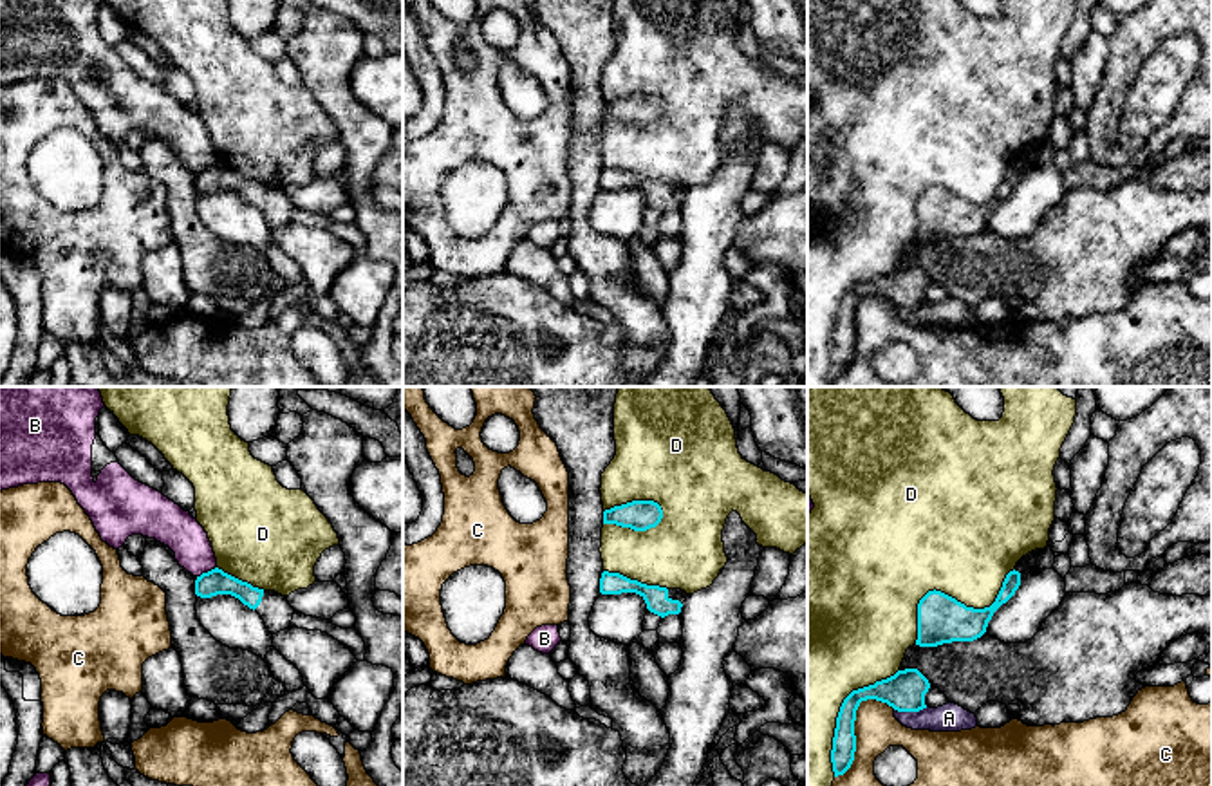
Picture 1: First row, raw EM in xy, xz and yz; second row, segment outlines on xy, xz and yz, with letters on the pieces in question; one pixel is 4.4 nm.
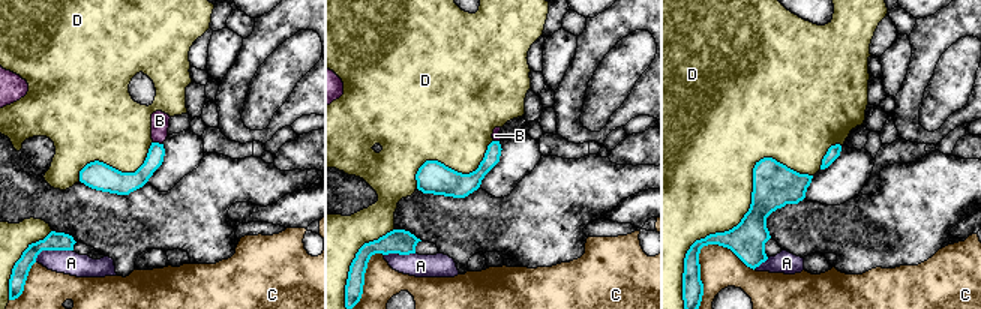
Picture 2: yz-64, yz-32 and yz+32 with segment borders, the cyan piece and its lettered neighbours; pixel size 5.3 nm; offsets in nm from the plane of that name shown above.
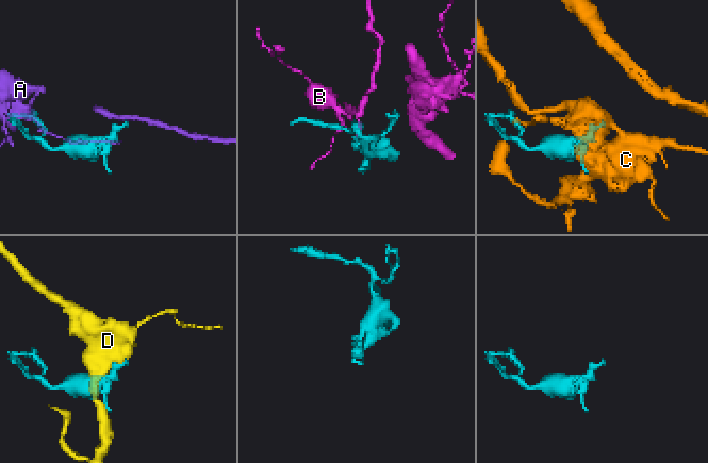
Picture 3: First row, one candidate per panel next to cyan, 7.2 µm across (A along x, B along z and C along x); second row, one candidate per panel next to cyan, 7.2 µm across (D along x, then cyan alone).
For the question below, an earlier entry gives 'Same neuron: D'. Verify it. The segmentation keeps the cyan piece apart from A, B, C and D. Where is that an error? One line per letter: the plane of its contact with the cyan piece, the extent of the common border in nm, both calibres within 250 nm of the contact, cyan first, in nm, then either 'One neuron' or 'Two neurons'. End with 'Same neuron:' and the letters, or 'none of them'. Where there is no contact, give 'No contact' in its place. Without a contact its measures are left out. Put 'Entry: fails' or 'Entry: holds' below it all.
A: Touches cyan in yz. Shared border 150 nm. Thickness 180 nm (cyan) against 130 nm. Two neurons
B: Touches cyan in xy. Shared border 100 nm. Thickness 120 nm (cyan) against 180 nm. Two neurons
C: Touches cyan in yz. Shared border 420 nm. Thickness 140 nm (cyan) against 200 nm. Two neurons
D: Touches cyan in yz. Shared border 550 nm. Thickness 220 nm (cyan) against 480 nm. Two neurons
Same neuron: none of them
Entry: fails

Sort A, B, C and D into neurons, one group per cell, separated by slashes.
A / B / C / D

